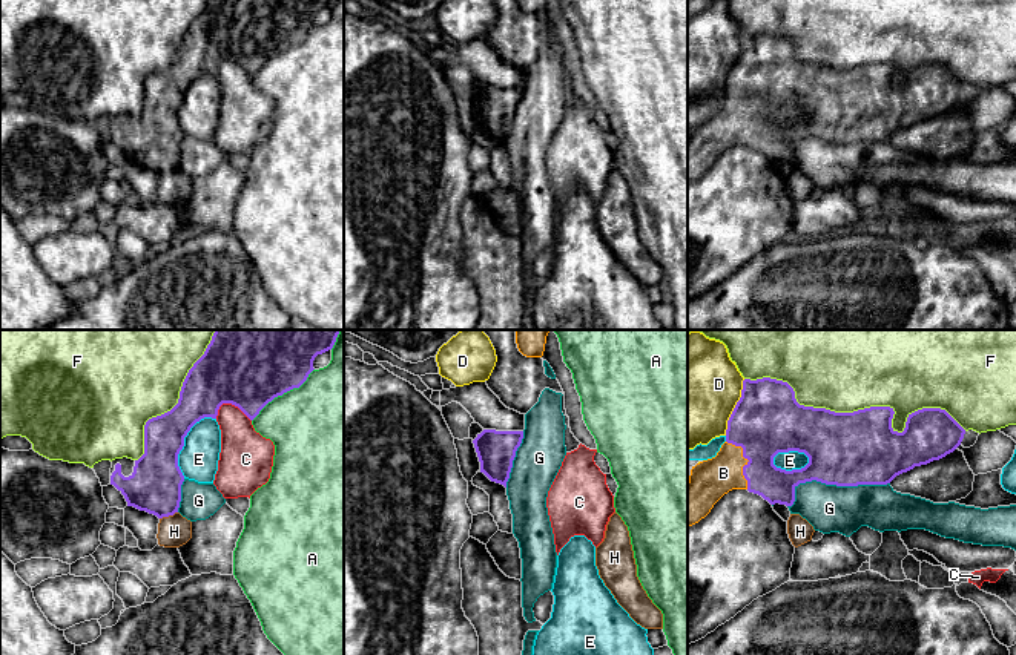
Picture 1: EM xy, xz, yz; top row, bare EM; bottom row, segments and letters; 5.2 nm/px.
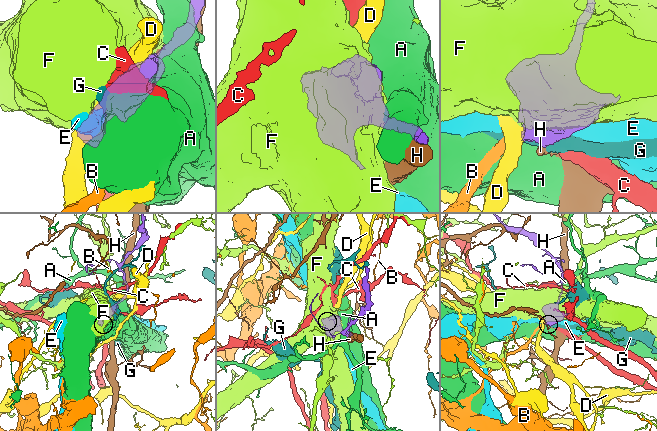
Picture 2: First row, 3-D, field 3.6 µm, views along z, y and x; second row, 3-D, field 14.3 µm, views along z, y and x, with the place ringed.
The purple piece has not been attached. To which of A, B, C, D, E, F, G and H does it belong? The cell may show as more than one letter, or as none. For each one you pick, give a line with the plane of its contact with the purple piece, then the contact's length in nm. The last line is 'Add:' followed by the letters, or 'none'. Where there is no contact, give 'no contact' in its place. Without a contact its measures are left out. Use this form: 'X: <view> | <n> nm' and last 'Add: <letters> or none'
B: yz | 280 nm
Add: B

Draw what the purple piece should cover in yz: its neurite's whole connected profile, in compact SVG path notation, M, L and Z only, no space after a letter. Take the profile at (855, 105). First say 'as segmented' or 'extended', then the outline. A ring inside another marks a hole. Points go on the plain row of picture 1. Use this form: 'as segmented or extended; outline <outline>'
extended; outline M763 34L757 37L744 35L741 54L737 58L726 86L726 98L715 114L692 123L688 138L688 184L704 175L714 161L732 146L747 146L761 152L770 161L780 160L792 163L795 144L806 138L821 138L836 143L887 141L896 132L927 121L953 109L962 98L965 86L941 64L922 64L909 71L905 84L898 89L892 84L893 64L870 63L853 69L835 69L826 64L800 61L793 44L783 37ZM798 107L809 114L809 120L801 126L786 127L774 121L778 109Z

